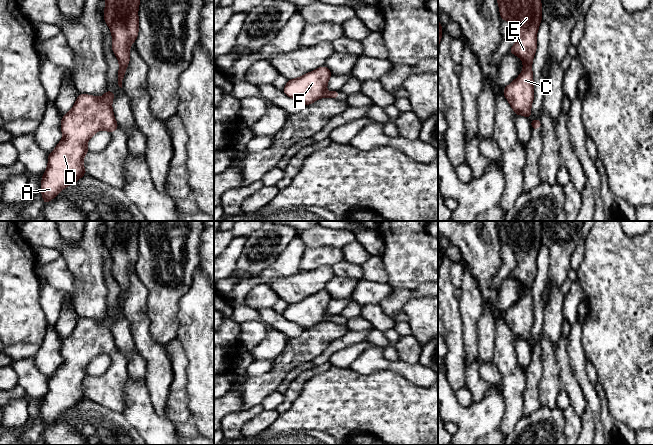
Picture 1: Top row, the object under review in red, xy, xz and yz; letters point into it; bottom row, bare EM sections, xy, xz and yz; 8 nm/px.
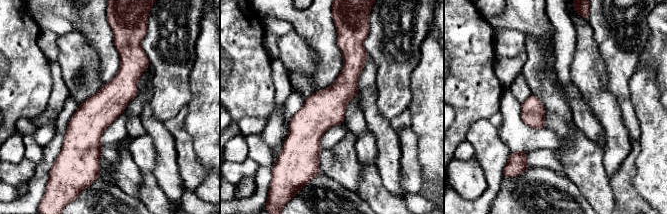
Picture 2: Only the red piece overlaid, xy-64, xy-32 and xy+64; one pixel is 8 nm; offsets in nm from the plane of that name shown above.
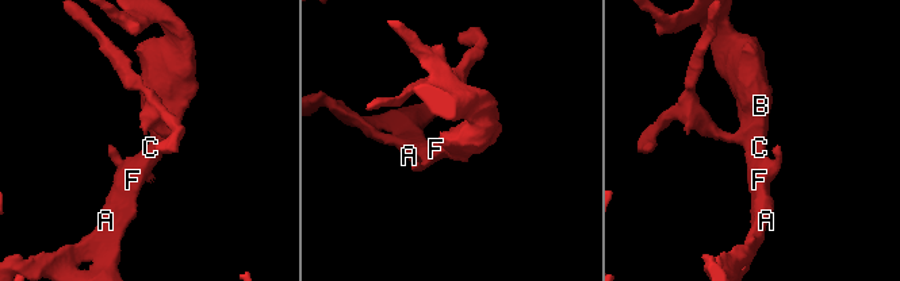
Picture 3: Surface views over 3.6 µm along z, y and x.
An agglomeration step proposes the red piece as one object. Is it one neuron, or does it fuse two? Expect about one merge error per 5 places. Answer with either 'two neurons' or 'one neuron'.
one neuron

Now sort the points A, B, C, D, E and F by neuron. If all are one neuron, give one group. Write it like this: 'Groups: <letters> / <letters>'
Groups: A B C D E F

